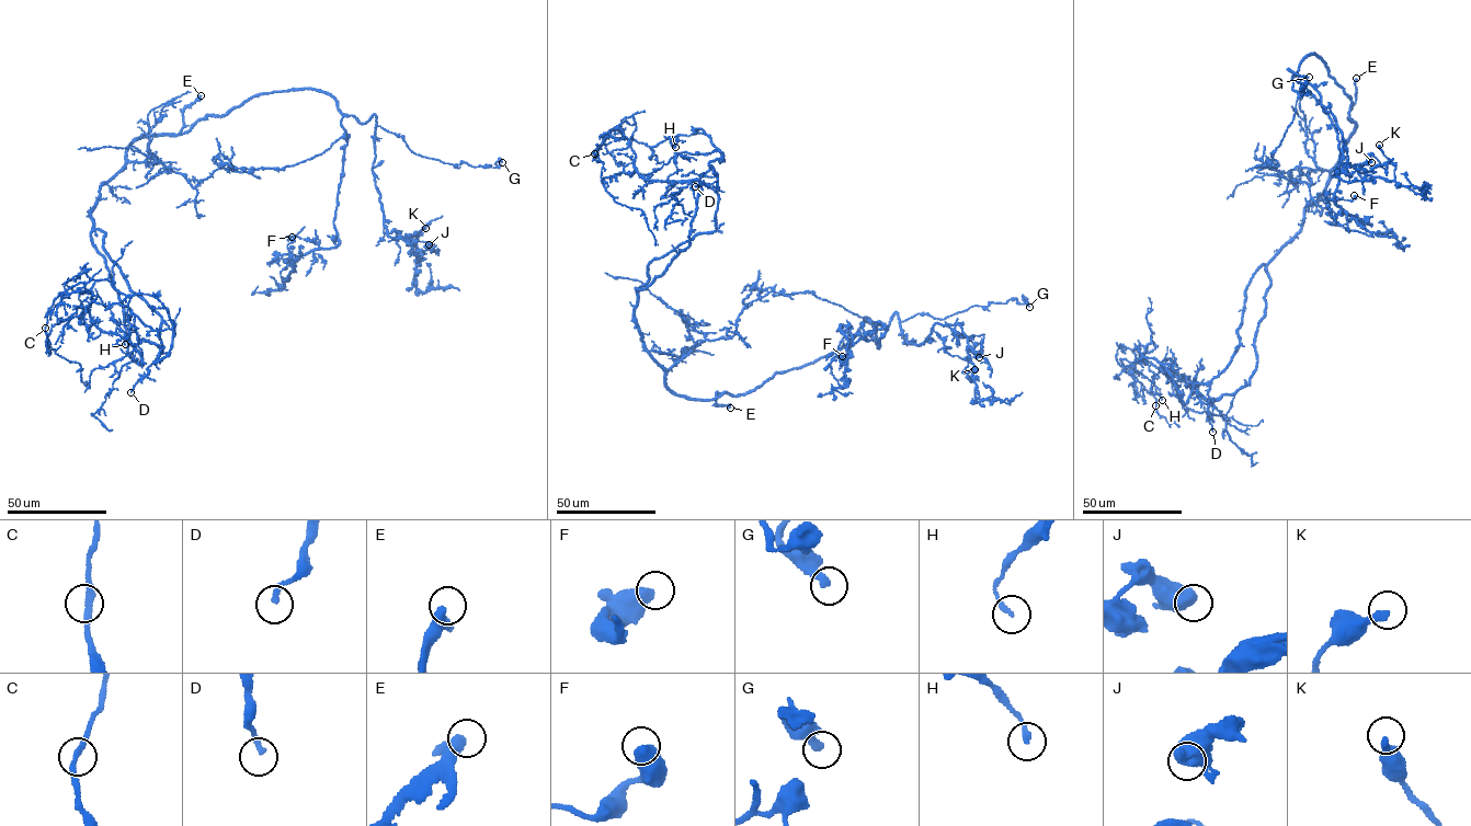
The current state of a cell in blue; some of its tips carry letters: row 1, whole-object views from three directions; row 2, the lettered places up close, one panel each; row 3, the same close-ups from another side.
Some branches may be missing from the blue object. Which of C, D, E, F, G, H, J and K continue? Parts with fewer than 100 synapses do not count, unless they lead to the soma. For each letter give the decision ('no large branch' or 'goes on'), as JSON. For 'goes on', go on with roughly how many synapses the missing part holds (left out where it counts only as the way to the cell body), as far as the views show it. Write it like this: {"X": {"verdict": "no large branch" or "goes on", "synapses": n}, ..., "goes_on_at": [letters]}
{"C": {"verdict": "no large branch"}, "D": {"verdict": "no large branch"}, "E": {"verdict": "goes on"}, "F": {"verdict": "no large branch"}, "G": {"verdict": "no large branch"}, "H": {"verdict": "no large branch"}, "J": {"verdict": "no large branch"}, "K": {"verdict": "no large branch"}, "goes_on_at": ["E"]}

